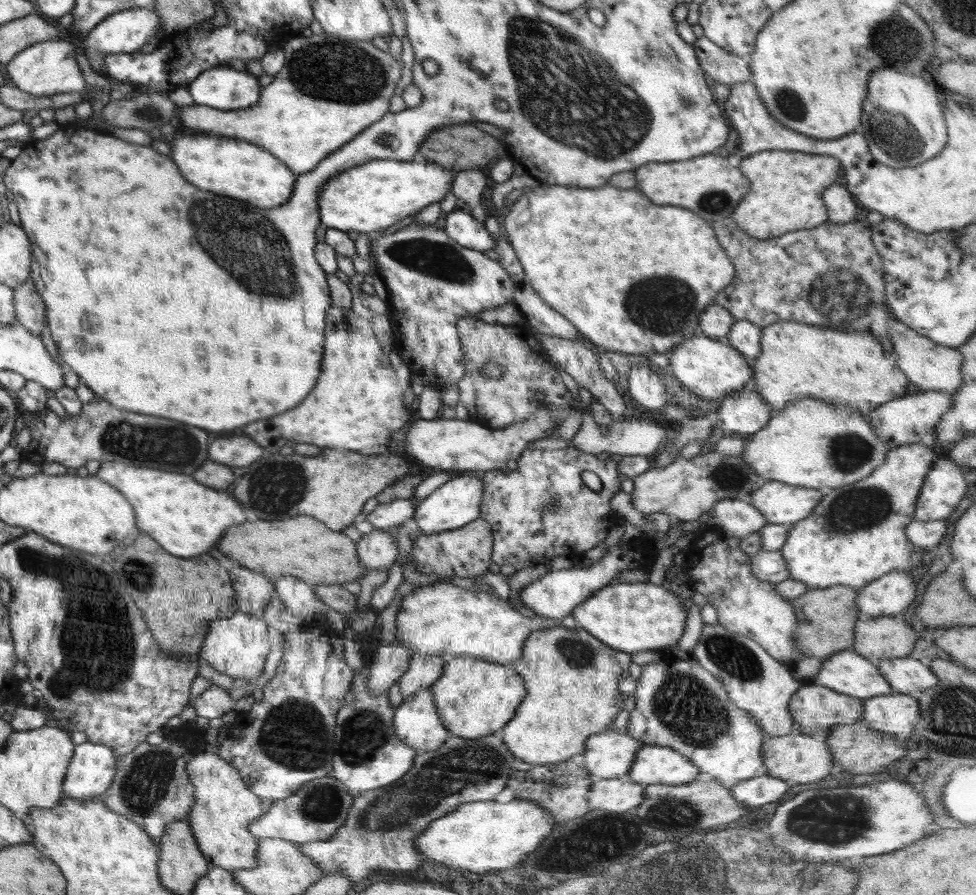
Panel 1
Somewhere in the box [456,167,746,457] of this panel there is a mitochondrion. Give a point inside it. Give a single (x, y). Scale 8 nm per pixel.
(661, 311)

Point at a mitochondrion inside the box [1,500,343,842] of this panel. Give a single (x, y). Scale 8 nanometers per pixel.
(99, 624)

